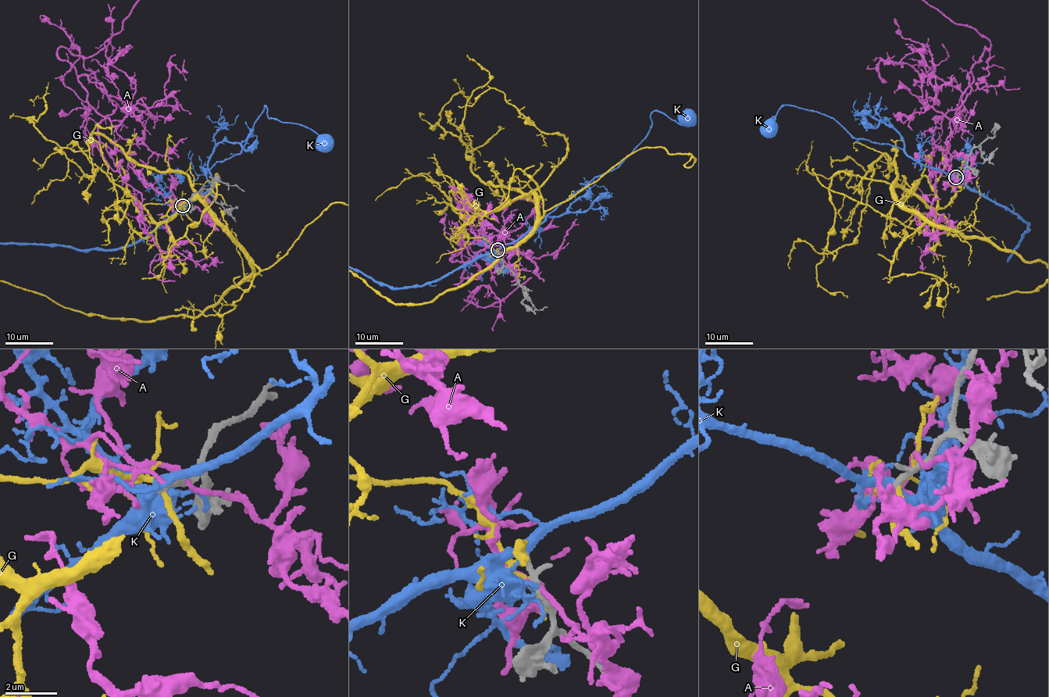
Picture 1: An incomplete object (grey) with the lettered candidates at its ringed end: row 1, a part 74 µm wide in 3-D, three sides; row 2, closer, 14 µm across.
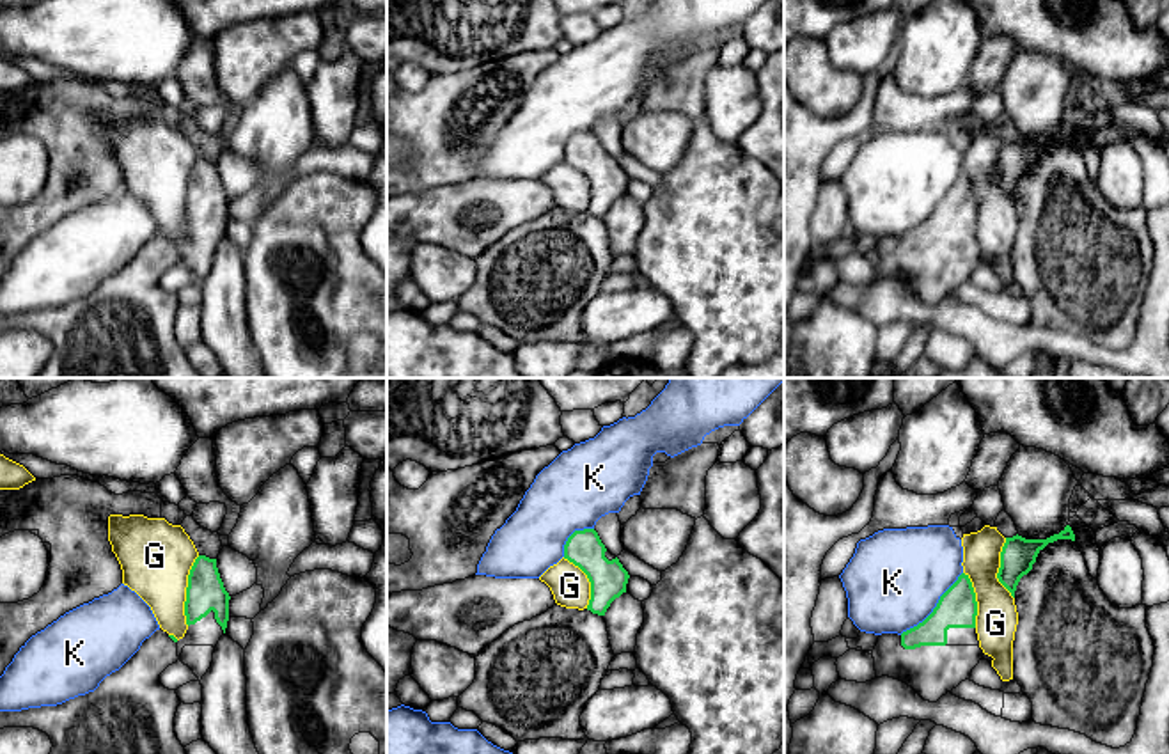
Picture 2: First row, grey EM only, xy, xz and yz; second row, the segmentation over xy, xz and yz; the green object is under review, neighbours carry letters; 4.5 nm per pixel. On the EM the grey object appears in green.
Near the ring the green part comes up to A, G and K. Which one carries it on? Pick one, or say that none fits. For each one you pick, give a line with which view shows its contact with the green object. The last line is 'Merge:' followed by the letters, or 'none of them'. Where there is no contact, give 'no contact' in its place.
Merge: none of them

